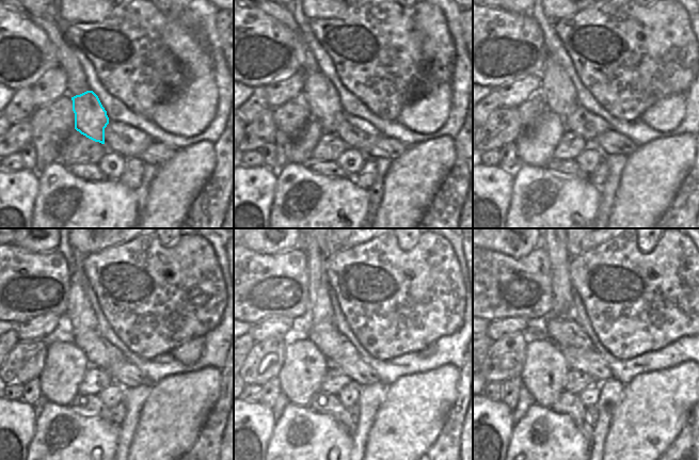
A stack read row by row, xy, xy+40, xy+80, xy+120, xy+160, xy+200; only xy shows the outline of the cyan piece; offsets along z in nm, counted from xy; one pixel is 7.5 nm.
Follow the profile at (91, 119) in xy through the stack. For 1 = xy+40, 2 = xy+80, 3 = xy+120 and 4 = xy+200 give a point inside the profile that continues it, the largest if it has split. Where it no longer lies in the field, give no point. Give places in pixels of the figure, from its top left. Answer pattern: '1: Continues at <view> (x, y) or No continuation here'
1: Continues at xy+40 (323, 101)
2: Continues at xy+80 (557, 89)
3: Continues at xy+120 (79, 318)
4: Continues at xy+200 (557, 250)

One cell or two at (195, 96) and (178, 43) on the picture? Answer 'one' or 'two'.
one

